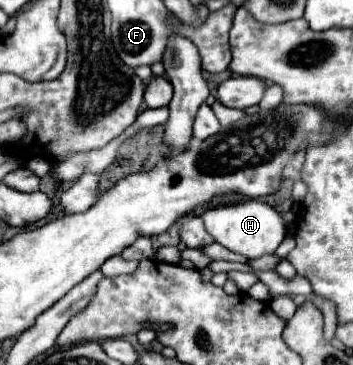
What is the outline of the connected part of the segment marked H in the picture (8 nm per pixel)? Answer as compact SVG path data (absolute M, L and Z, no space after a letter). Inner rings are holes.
M245 199L231 205L209 207L201 213L201 219L205 223L205 229L217 243L235 253L245 255L247 259L257 259L267 253L273 253L285 239L285 227L279 213L271 205L257 199Z

